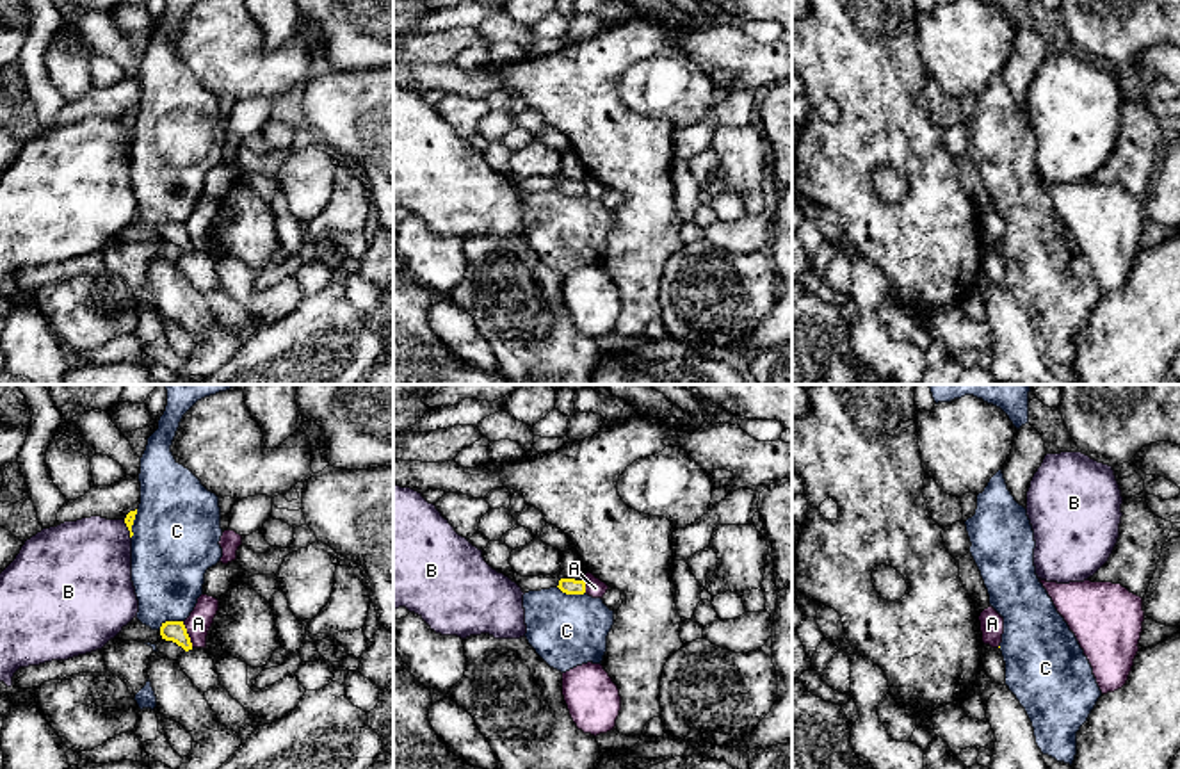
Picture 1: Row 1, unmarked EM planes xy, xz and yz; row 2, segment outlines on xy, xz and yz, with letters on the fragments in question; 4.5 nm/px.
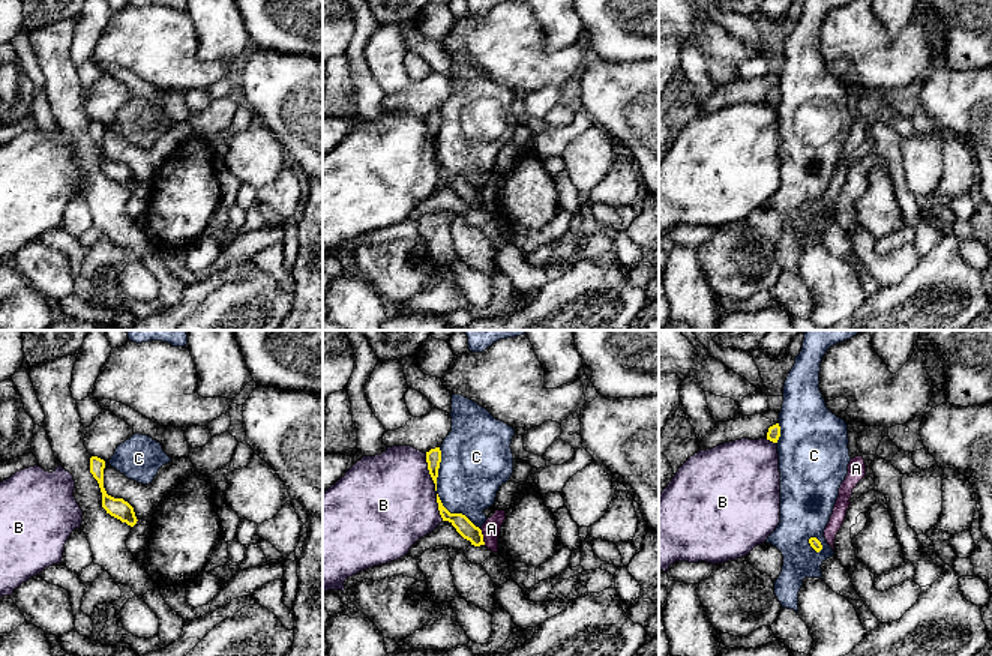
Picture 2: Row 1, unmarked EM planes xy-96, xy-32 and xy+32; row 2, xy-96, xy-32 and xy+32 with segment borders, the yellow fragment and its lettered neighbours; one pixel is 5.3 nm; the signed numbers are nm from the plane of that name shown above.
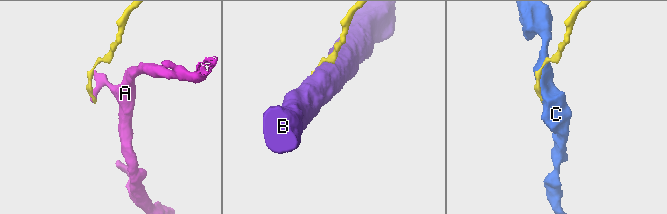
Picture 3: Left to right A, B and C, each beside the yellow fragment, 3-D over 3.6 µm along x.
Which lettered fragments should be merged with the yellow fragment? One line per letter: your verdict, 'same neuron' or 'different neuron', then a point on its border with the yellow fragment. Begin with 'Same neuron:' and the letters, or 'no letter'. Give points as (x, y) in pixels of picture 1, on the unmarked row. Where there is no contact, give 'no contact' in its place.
Same neuron: no letter
A: different neuron | xy (187, 235)
B: different neuron | xy (129, 130)
C: different neuron | xz (572, 194)

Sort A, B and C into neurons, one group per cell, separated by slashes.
A / B / C

